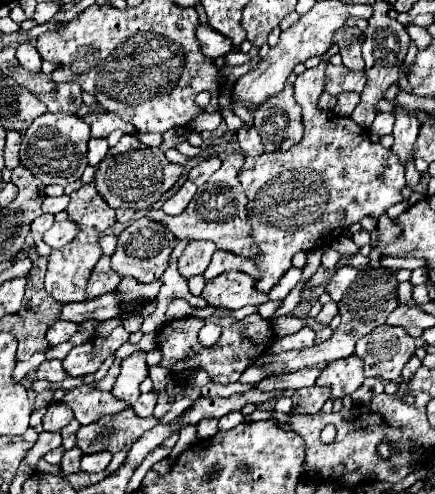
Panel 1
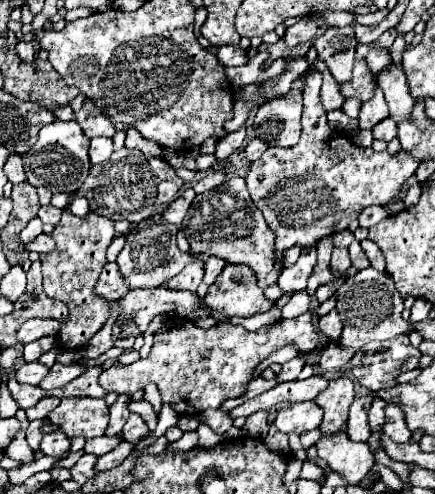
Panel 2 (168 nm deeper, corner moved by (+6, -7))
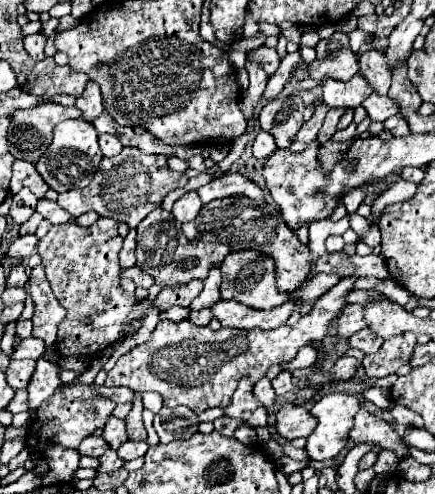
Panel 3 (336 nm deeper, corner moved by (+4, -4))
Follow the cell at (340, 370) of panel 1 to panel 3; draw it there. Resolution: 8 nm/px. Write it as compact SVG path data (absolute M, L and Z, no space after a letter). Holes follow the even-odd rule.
M330 392L320 398L310 410L310 414L318 420L318 426L304 446L308 458L316 462L334 458L348 442L348 432L354 426L358 410L358 398L342 392Z

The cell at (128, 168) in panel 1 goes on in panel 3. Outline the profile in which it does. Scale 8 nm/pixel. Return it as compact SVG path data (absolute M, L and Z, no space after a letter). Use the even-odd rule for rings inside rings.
M124 148L118 156L104 158L100 170L96 172L92 184L82 190L70 190L58 196L60 208L68 210L74 218L84 212L98 212L100 216L126 222L130 228L136 228L152 210L156 210L162 198L176 188L186 186L186 172L174 172L168 166L166 156L148 156L138 148Z

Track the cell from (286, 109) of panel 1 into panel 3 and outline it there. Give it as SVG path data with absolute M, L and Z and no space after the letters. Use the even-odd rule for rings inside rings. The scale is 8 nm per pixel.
M298 96L288 98L274 98L270 100L258 120L260 128L270 132L276 138L278 148L288 148L302 128L302 114L304 114L304 102Z

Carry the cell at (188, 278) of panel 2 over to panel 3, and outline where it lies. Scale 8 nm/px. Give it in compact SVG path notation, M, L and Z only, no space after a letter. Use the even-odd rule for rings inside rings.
M100 218L90 228L82 228L76 222L52 226L48 234L38 242L38 254L42 258L42 266L46 270L48 282L56 294L56 298L66 308L66 318L58 324L58 338L56 338L56 350L62 356L82 356L82 358L94 358L98 352L106 350L114 342L118 342L124 334L128 334L130 324L134 320L144 320L150 306L156 306L158 312L166 312L172 306L190 306L190 302L202 292L202 282L192 280L184 286L164 286L162 292L156 296L154 302L144 298L142 302L134 296L124 294L120 285L120 262L118 252L122 248L122 236L118 234L118 222L112 218Z

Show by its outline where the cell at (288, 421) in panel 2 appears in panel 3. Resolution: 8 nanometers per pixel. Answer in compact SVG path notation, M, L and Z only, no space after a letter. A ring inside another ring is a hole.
M284 404L276 412L276 430L286 440L296 438L308 438L316 428L314 416L310 416L310 410L306 406L296 404Z

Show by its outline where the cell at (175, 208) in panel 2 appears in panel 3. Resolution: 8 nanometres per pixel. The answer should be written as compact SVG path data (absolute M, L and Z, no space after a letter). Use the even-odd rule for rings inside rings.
M188 192L186 196L182 196L180 200L176 200L174 202L174 208L172 208L172 214L174 214L174 218L178 220L178 222L190 222L190 220L194 220L196 216L198 216L198 212L202 210L202 200L200 200L200 196L196 194L196 192Z

